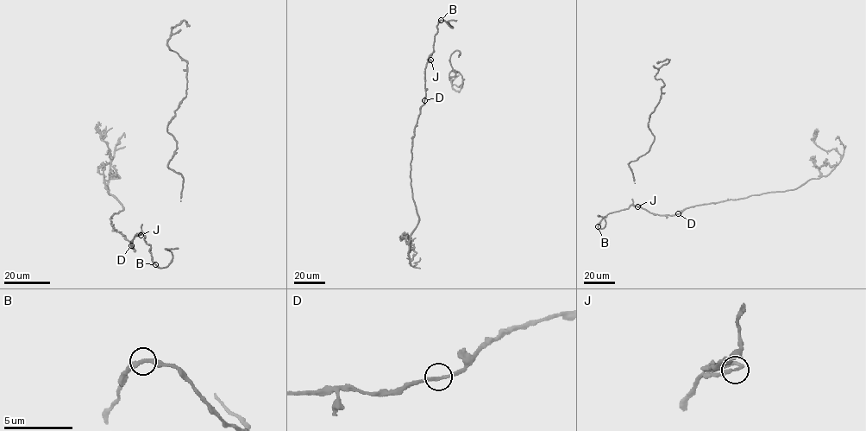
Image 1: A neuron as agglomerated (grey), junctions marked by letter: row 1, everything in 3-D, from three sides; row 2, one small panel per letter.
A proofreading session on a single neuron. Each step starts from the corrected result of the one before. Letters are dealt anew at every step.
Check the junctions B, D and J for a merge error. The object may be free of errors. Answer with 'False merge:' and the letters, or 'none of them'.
False merge: none of them

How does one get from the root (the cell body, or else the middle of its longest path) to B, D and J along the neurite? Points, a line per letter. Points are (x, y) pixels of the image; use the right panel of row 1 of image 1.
B: (662, 215), (630, 205), (628, 208), (607, 214), (598, 226)
D: (662, 215), (678, 213)
J: (662, 215), (637, 206)

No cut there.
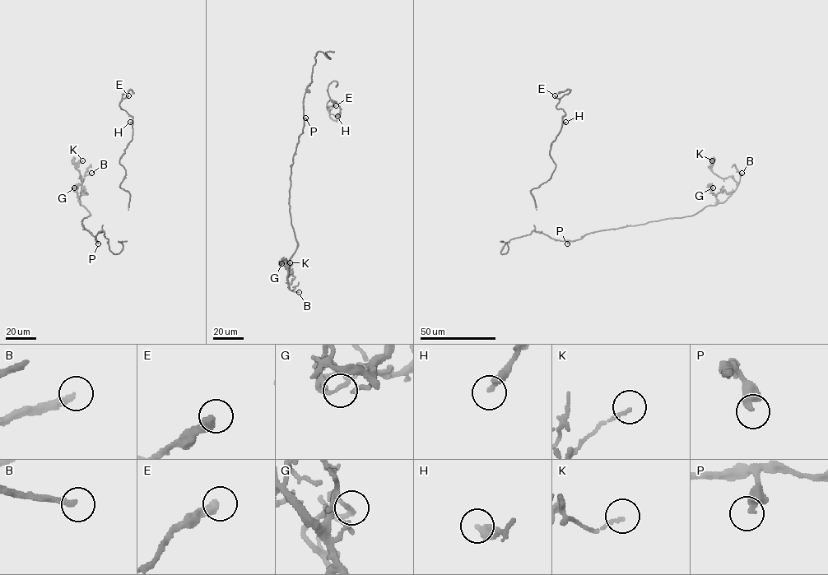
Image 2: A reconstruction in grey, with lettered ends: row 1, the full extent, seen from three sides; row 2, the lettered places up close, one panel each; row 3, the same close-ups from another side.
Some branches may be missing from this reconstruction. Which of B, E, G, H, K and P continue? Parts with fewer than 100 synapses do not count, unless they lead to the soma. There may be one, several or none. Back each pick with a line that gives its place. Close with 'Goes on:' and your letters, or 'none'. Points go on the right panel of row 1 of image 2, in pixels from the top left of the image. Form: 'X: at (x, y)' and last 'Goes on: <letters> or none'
B: at (741, 173)
Goes on: B

